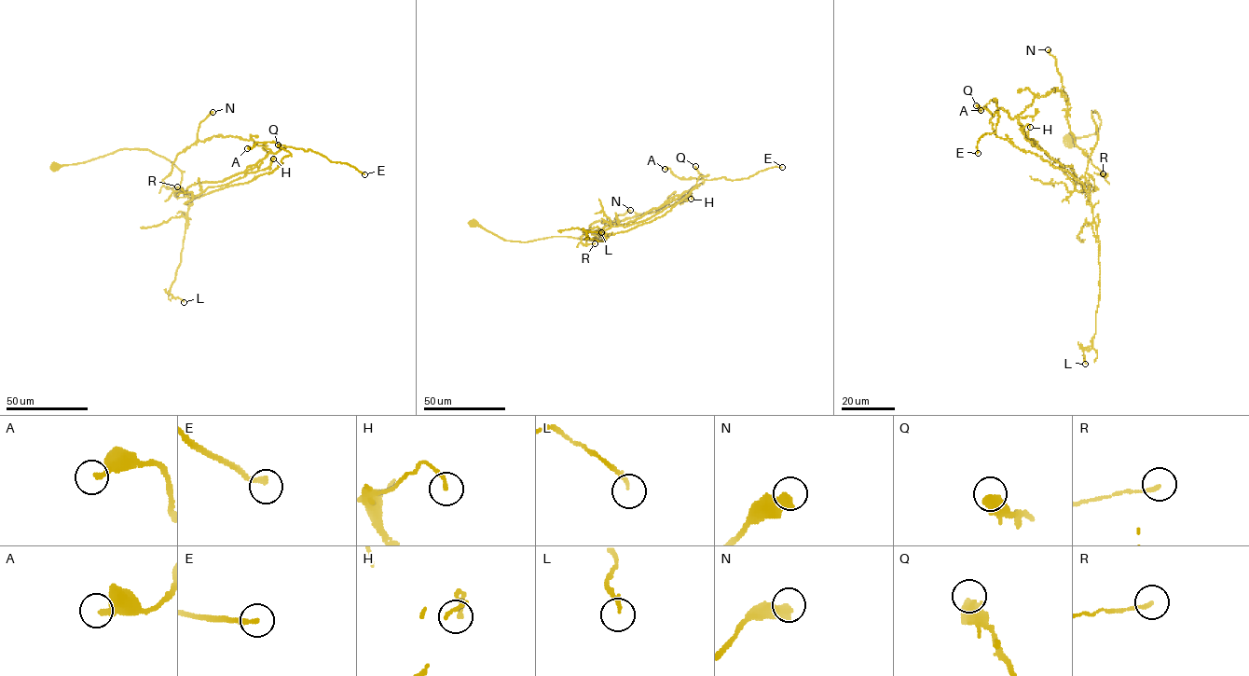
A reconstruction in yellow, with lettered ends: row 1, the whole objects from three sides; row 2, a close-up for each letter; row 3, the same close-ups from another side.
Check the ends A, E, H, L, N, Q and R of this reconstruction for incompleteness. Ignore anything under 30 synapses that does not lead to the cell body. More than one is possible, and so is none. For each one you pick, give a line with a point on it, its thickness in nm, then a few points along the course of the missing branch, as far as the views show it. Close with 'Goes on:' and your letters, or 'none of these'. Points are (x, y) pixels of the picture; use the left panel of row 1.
E: at (364, 174); 200 nm thick
Goes on: E

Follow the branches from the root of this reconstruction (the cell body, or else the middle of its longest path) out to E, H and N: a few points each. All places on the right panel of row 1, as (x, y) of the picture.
E: (1069, 139), (1095, 133), (1098, 114), (1091, 112), (1097, 142), (1083, 186), (1002, 108), (978, 153)
H: (1069, 139), (1095, 133), (1098, 114), (1091, 112), (1097, 142), (1079, 190), (1075, 174), (1024, 137), (1030, 127)
N: (1069, 139), (1095, 133), (1098, 114), (1083, 186), (1018, 119), (1036, 96), (1067, 98), (1048, 49)

